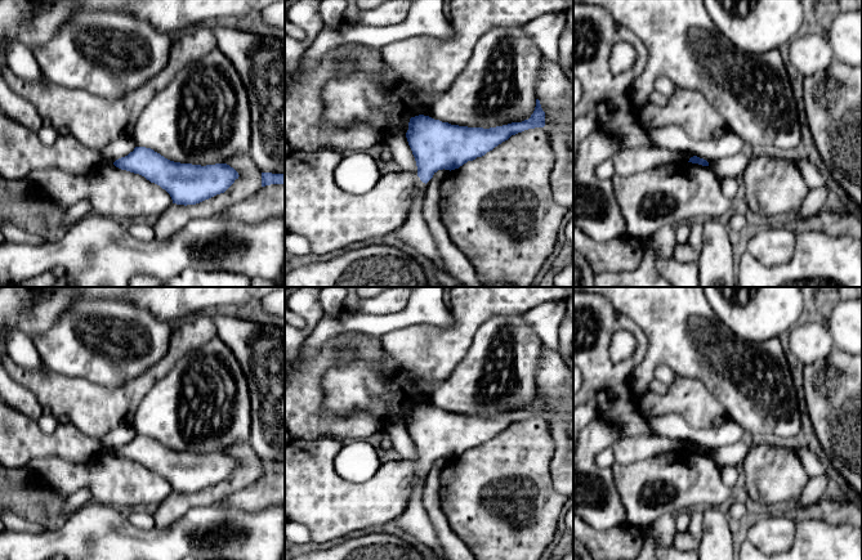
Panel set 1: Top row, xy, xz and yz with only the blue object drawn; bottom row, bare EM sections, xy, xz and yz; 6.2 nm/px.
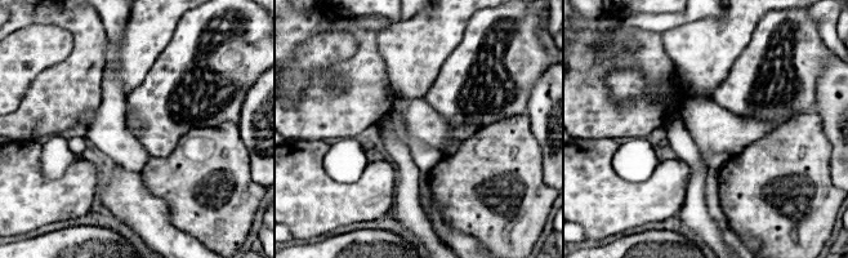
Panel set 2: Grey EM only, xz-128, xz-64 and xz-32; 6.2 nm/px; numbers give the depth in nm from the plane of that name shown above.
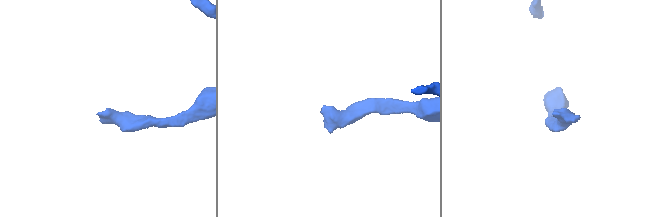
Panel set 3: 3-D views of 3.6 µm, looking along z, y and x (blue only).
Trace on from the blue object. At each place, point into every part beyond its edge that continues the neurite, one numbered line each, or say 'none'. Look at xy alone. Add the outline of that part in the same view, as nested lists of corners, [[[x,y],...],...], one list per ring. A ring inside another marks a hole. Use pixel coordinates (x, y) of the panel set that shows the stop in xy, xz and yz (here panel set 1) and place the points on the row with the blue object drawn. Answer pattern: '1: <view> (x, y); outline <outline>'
none

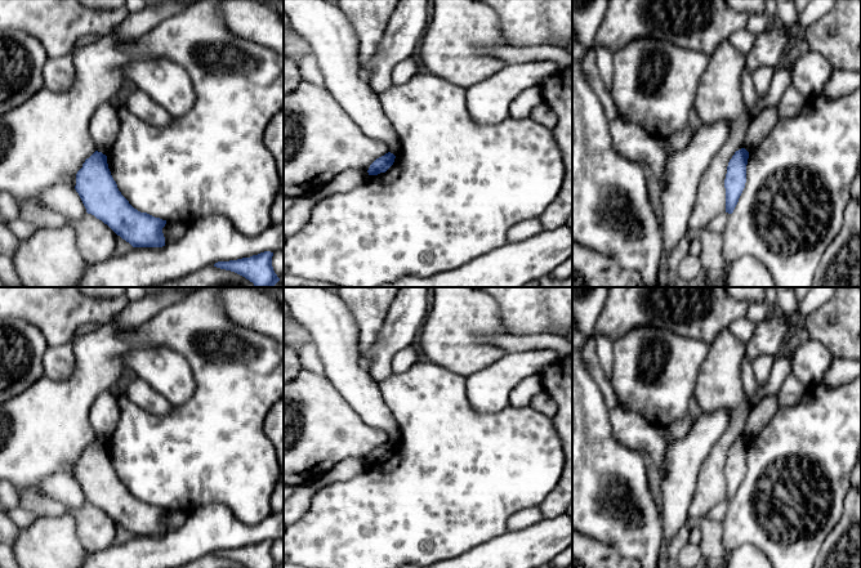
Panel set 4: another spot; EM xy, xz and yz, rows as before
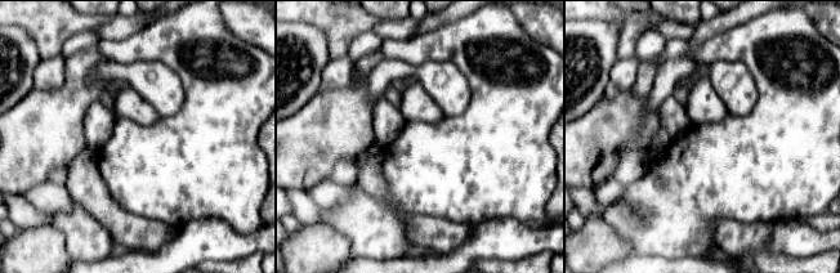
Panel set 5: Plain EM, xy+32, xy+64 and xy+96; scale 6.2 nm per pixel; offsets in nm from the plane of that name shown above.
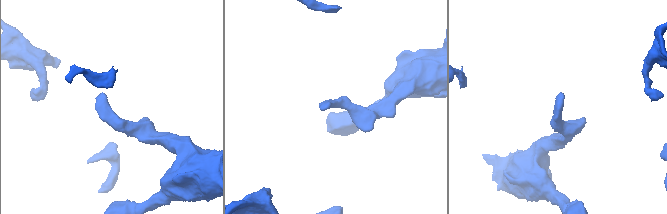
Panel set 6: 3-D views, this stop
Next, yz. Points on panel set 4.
none

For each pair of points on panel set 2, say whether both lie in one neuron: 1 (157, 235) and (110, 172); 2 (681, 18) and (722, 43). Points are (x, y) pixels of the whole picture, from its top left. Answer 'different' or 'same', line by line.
1: same
2: different

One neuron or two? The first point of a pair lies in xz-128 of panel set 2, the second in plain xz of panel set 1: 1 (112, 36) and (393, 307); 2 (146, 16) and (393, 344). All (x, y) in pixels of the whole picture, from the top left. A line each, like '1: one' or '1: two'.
1: one
2: one

